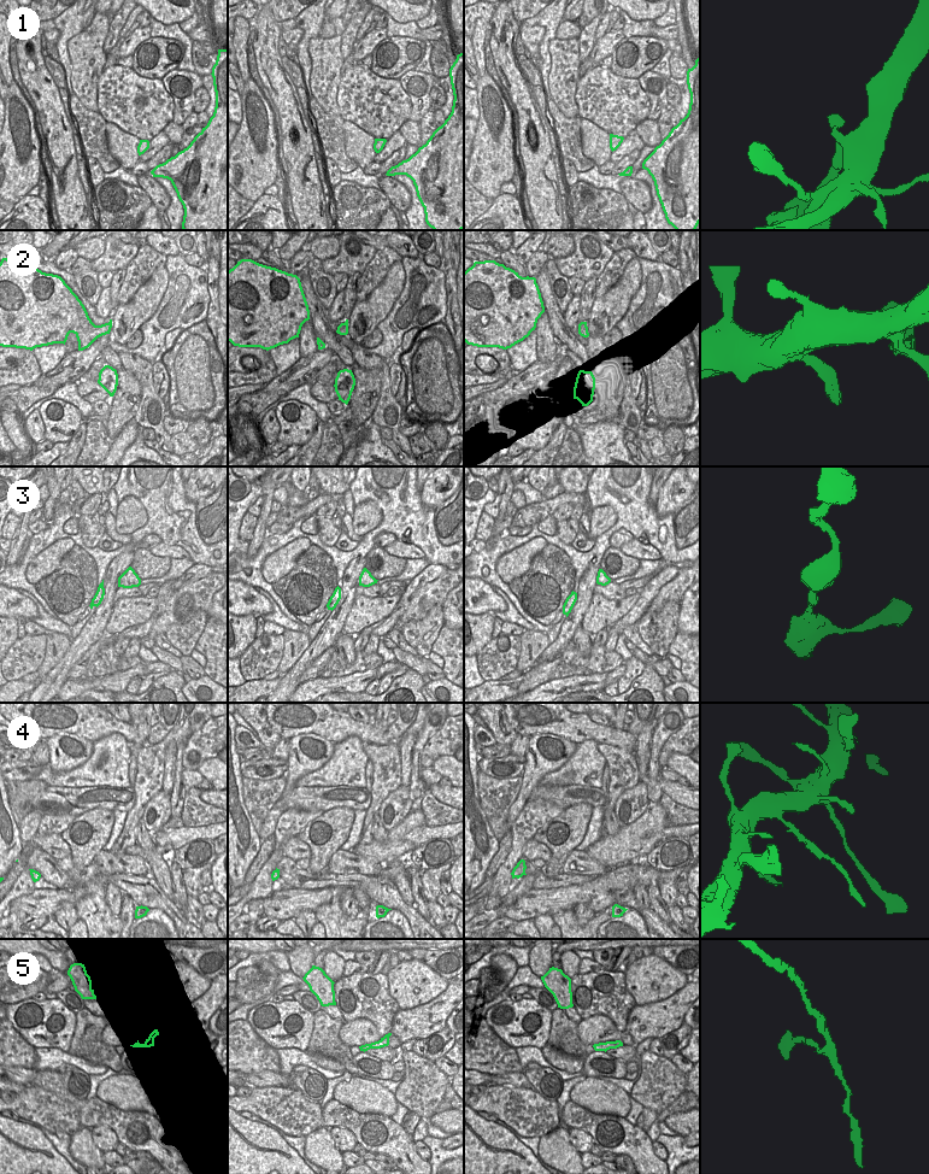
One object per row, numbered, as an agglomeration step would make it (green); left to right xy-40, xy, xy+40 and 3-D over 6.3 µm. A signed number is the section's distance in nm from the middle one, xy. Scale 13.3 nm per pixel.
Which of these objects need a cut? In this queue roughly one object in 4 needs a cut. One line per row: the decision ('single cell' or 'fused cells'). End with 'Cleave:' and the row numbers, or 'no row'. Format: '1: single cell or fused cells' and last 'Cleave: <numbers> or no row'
1: single cell
2: single cell
3: single cell
4: fused cells
5: single cell
Cleave: 4

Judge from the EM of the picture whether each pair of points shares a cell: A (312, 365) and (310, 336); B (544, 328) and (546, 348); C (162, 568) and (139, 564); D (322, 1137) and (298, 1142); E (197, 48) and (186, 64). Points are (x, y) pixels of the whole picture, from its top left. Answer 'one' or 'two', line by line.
A: two
B: one
C: one
D: two
E: two

